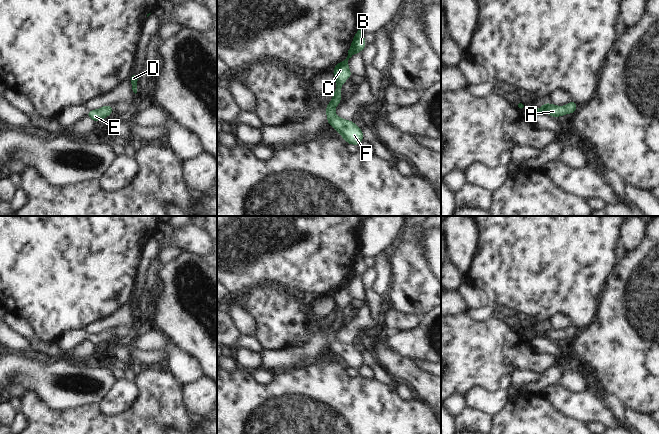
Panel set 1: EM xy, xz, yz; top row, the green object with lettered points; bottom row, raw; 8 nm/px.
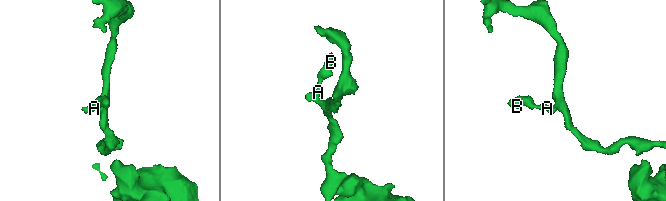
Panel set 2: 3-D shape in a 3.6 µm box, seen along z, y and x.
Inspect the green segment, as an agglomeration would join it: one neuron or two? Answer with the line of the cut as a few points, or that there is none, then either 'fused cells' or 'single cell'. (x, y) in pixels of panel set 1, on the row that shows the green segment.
no cut; single cell

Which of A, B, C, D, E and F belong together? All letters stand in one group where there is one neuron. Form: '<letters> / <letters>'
A B C D E F

